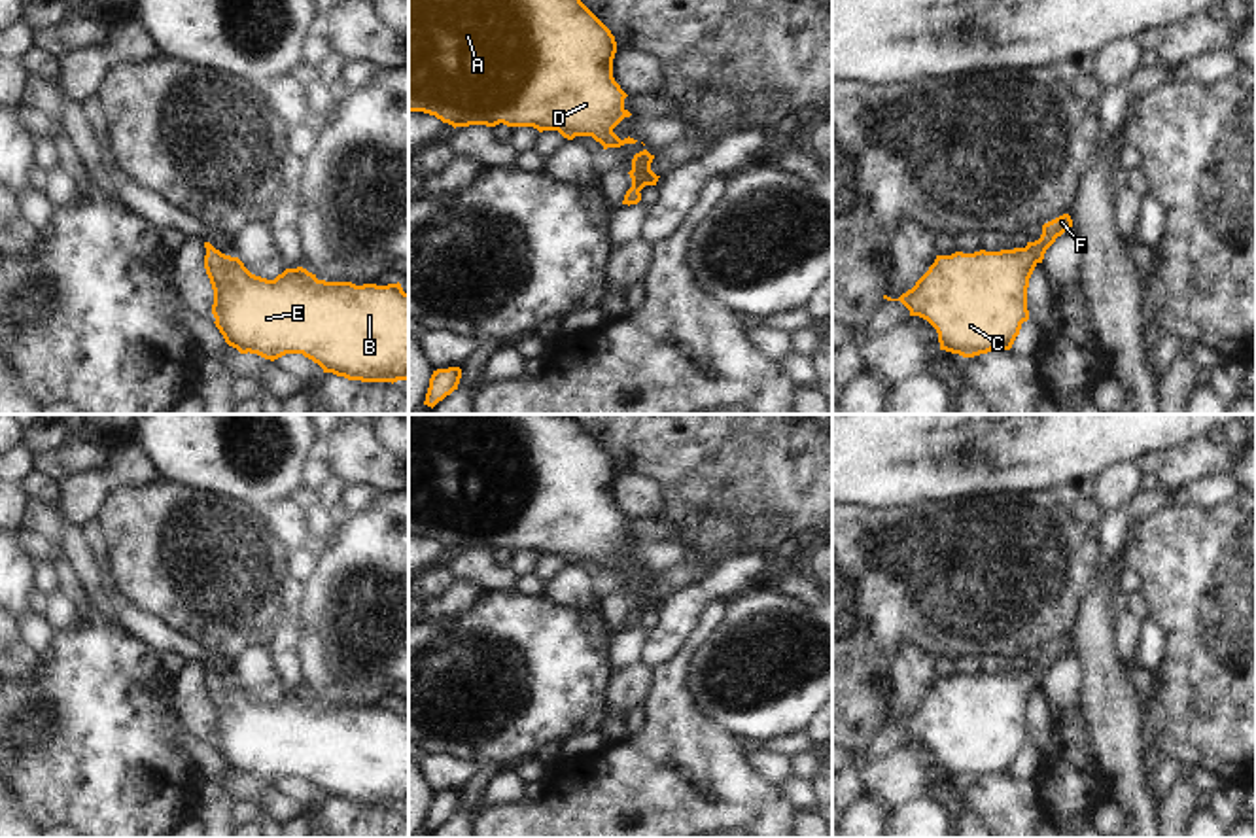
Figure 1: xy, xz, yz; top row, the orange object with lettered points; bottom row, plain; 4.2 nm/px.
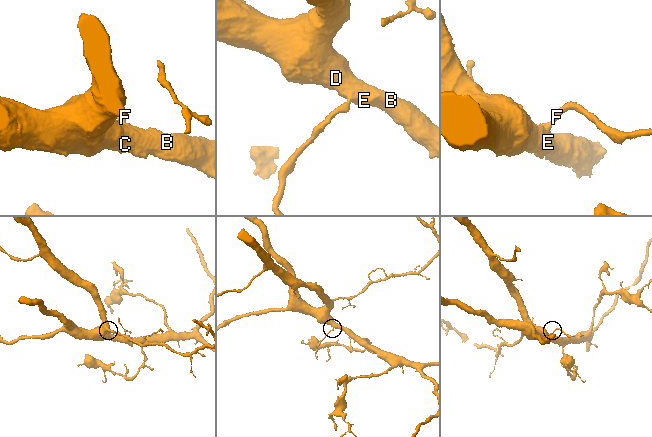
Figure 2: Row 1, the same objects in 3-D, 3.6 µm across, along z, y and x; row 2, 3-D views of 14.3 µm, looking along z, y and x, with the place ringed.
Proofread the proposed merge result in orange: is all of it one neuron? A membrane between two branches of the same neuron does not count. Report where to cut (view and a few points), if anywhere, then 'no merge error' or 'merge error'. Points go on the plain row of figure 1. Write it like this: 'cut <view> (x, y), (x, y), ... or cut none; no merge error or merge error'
cut none; no merge error

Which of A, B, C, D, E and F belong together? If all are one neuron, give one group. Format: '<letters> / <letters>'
A B C D E F

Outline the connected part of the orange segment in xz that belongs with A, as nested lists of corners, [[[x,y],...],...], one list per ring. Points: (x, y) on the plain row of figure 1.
[[[409,414],[409,535],[435,539],[456,550],[499,547],[507,550],[533,550],[539,556],[558,554],[564,562],[592,560],[607,571],[636,567],[634,562],[620,564],[613,552],[632,537],[624,532],[628,520],[613,501],[617,465],[611,454],[581,426],[573,414]]]

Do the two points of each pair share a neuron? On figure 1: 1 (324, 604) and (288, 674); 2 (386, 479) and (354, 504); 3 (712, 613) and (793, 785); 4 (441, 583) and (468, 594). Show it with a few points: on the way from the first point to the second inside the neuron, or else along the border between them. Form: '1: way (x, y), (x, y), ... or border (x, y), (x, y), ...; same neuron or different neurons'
1: border (303, 610), (299, 689); different neurons
2: border (350, 485), (369, 485), (383, 492); different neurons
3: border (776, 787), (797, 806); different neurons
4: border (453, 579), (428, 600); different neurons

